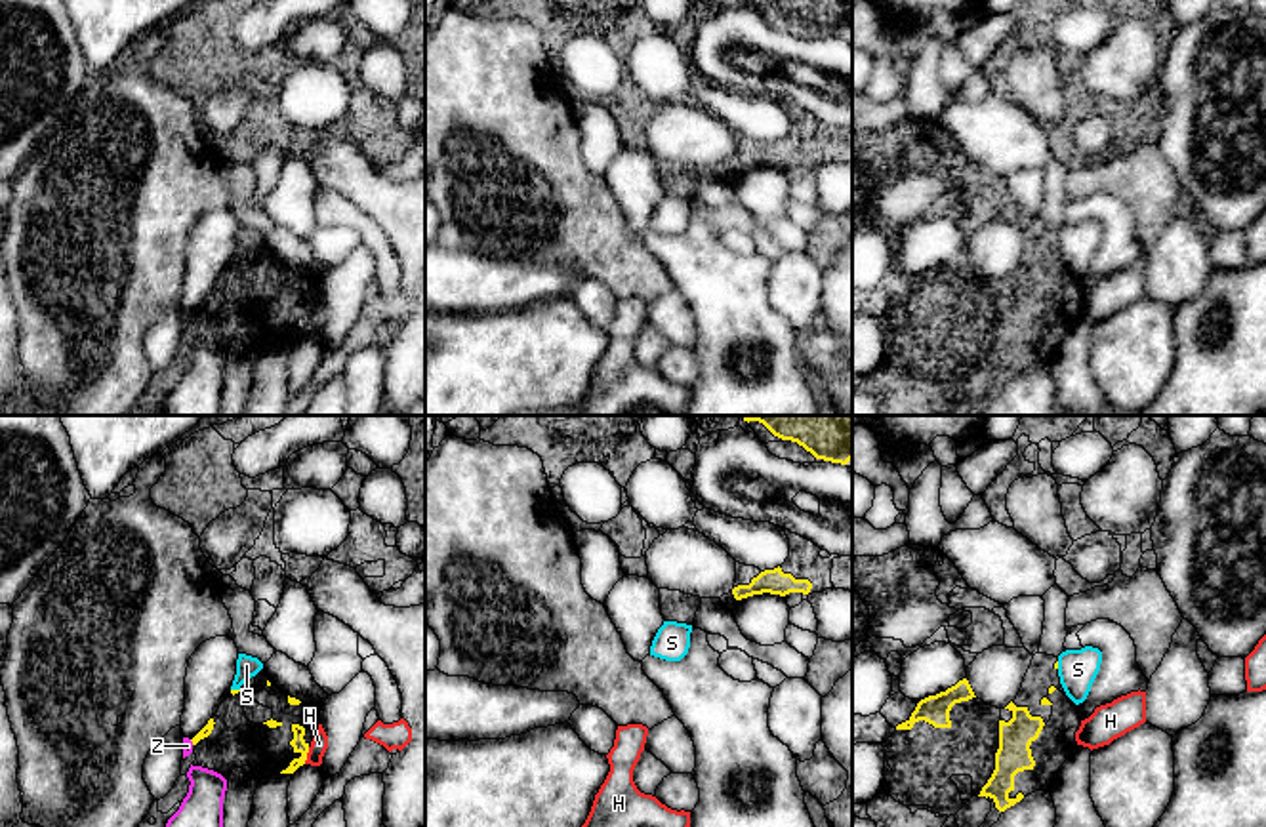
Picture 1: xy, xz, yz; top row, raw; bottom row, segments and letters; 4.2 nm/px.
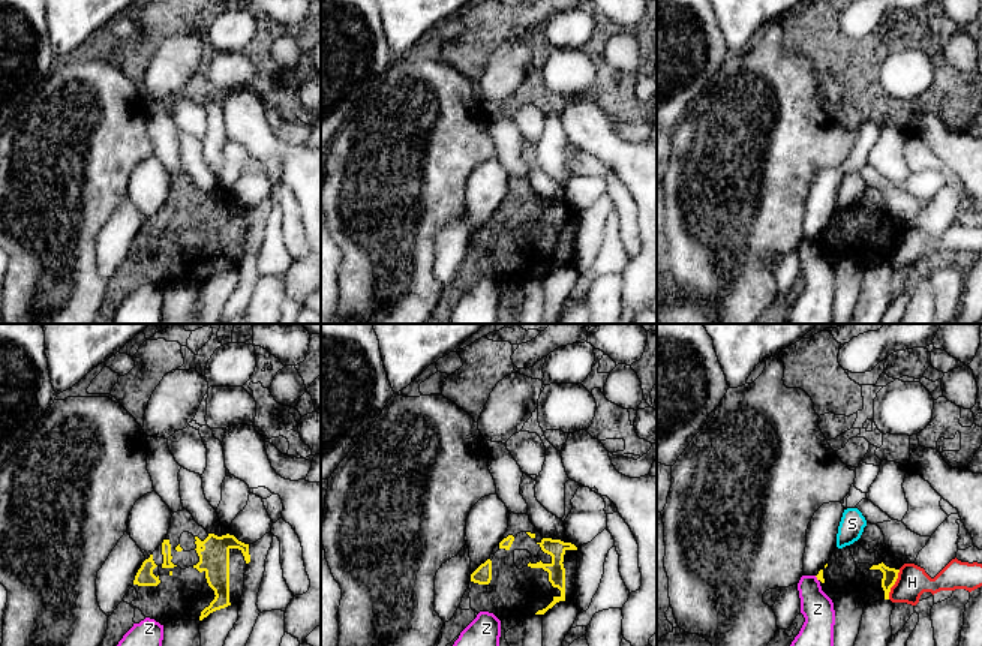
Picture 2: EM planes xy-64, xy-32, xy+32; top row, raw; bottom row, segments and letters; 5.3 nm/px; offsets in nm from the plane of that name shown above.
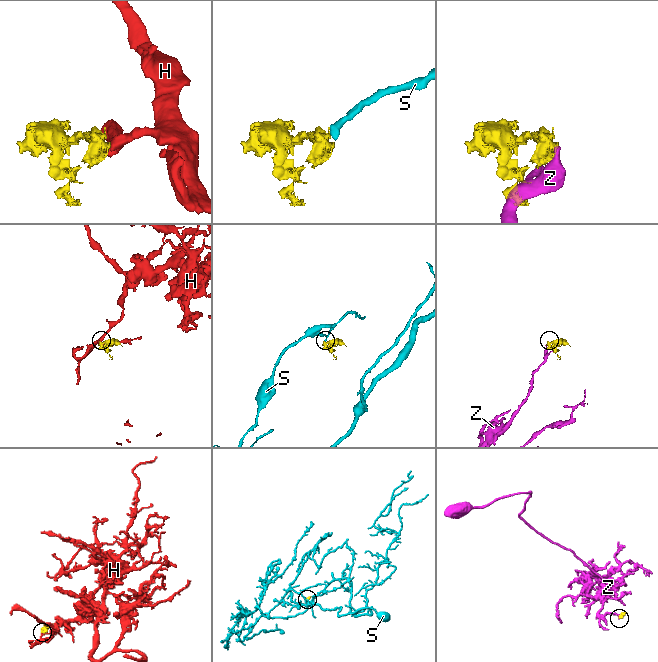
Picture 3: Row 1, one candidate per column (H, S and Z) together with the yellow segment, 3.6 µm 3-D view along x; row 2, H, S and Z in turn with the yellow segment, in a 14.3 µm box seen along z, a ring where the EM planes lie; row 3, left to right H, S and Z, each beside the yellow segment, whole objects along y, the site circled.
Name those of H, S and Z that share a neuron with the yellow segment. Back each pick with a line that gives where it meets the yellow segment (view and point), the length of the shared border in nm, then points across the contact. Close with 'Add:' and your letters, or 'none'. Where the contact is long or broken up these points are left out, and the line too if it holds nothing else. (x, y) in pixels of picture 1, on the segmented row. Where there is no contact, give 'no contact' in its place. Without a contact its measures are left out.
Add: none

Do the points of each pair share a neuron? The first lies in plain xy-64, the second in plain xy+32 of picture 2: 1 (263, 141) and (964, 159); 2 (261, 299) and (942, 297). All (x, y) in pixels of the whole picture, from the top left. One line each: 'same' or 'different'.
1: same
2: same

